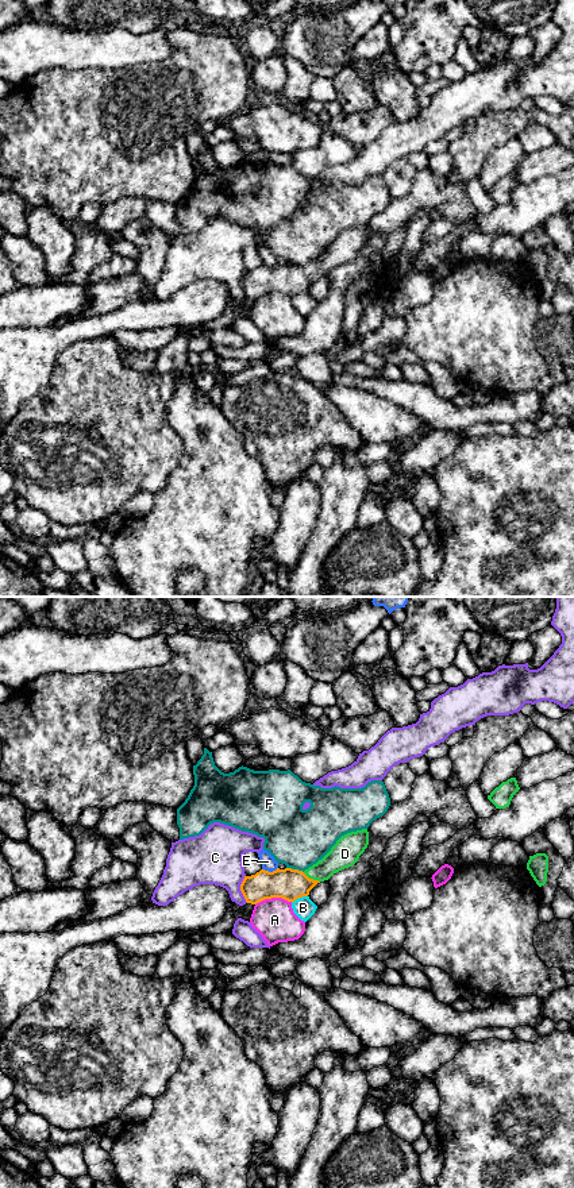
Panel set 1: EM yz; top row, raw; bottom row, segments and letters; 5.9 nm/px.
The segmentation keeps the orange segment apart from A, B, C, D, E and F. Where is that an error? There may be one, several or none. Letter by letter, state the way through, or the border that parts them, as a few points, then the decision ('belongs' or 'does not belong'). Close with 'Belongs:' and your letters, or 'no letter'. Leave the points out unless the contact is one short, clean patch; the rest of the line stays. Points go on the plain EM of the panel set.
A: does not belong
B: along yz (307, 290), (299, 292), (292, 297) | does not belong
C: does not belong
D: across yz (289, 280), (311, 274), (343, 249) | belongs
E: does not belong
F: does not belong
Belongs: D

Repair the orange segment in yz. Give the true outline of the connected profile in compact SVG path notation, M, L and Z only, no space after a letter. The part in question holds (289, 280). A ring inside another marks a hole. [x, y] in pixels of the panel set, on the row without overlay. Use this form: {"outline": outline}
{"outline": "M367 224L342 231L331 246L308 265L292 263L273 267L261 265L255 270L244 271L240 286L247 298L257 300L265 294L282 293L294 297L308 292L320 277L328 275L334 269L353 262L369 240Z"}

